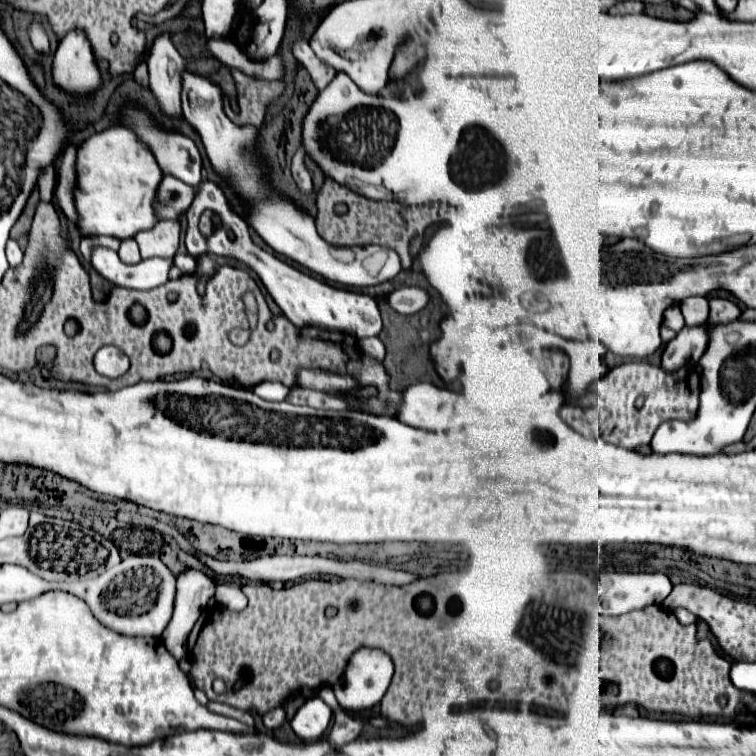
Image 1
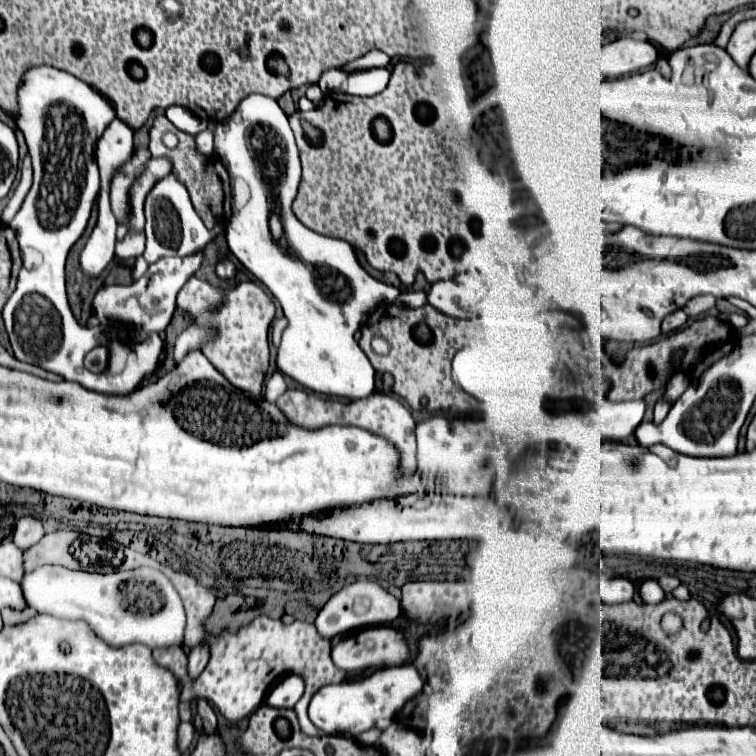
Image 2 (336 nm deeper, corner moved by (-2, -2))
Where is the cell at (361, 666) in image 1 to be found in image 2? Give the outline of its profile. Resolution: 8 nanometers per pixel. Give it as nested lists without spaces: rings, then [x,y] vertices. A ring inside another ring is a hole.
[[[413,665],[381,669],[359,681],[343,681],[339,685],[321,687],[309,703],[309,719],[327,735],[357,737],[359,733],[373,727],[387,729],[393,723],[395,713],[401,711],[409,699],[417,697],[421,689],[423,679]]]

